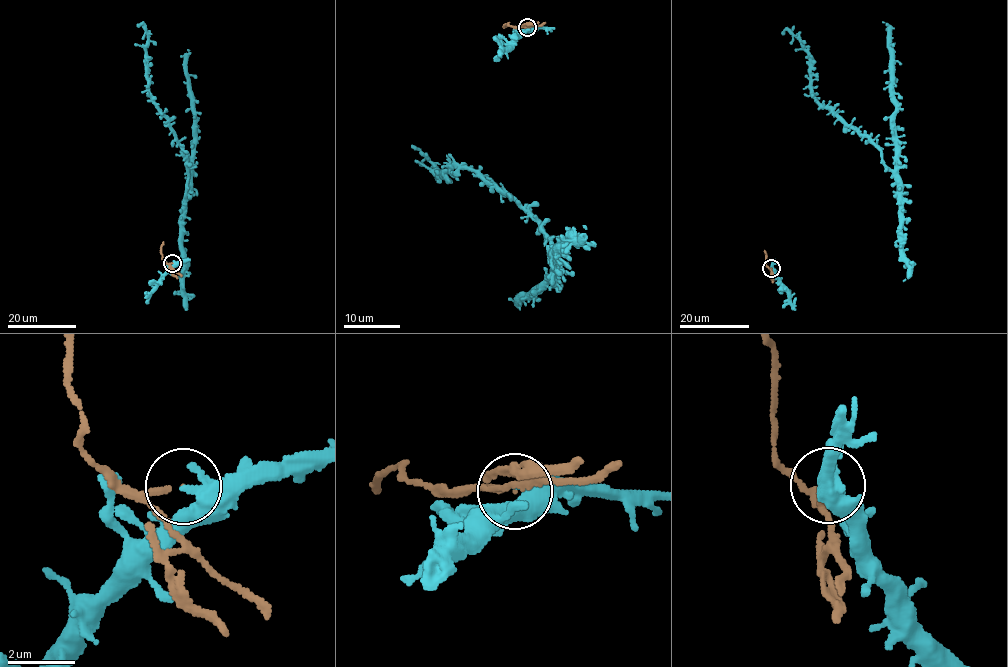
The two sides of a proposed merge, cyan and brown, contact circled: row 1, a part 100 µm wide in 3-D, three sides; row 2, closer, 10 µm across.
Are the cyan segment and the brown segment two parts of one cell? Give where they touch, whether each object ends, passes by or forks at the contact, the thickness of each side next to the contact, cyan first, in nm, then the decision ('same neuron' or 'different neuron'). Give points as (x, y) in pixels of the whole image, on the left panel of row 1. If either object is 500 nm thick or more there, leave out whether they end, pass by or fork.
at (172, 263); cyan passes by; brown ends there; 260 nm thick on the cyan side, 160 nm on the other; different neuron

